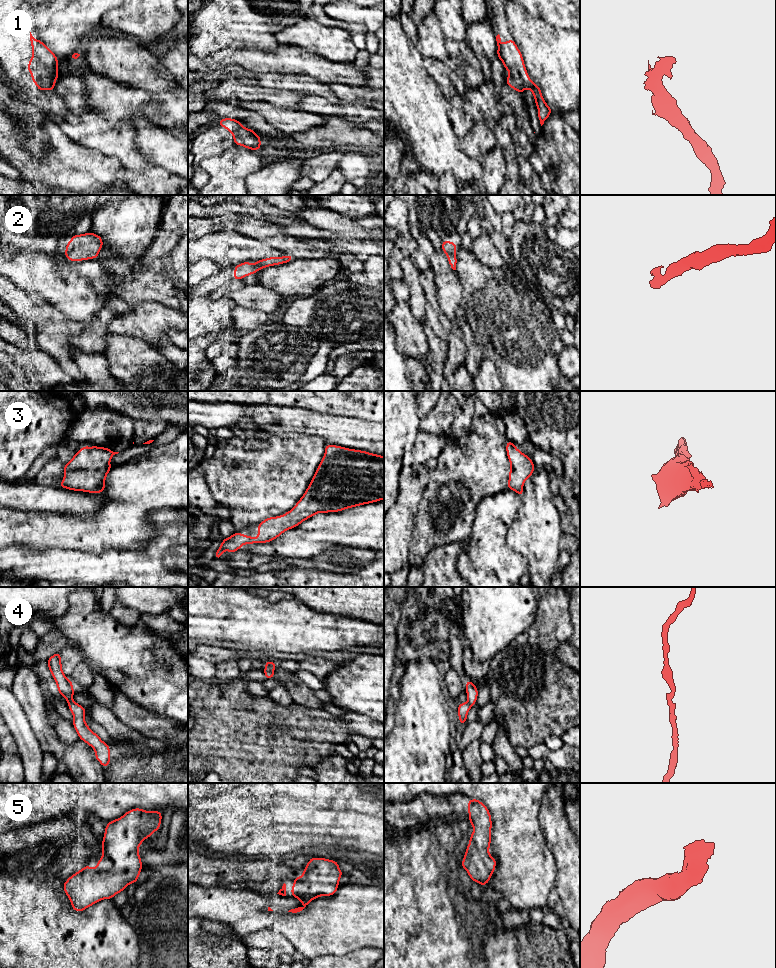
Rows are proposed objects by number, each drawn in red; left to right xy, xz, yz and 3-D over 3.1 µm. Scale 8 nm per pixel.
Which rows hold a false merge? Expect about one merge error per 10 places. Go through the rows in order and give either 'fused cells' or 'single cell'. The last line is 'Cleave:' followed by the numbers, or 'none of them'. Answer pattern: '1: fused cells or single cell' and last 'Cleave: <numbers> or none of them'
1: single cell
2: single cell
3: single cell
4: single cell
5: single cell
Cleave: none of them

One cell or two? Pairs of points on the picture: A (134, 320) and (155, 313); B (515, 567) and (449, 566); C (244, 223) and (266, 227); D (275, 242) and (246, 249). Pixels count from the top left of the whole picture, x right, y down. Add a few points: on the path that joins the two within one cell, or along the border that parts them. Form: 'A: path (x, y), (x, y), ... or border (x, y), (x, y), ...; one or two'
A: path (139, 320), (148, 320), (150, 318); one
B: border (467, 545), (457, 560), (457, 571), (460, 576); two
C: path (249, 226), (261, 227); one
D: border (264, 241), (288, 253); two

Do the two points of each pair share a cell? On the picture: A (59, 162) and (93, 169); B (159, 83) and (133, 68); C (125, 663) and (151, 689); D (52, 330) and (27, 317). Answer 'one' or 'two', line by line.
A: one
B: one
C: one
D: one

